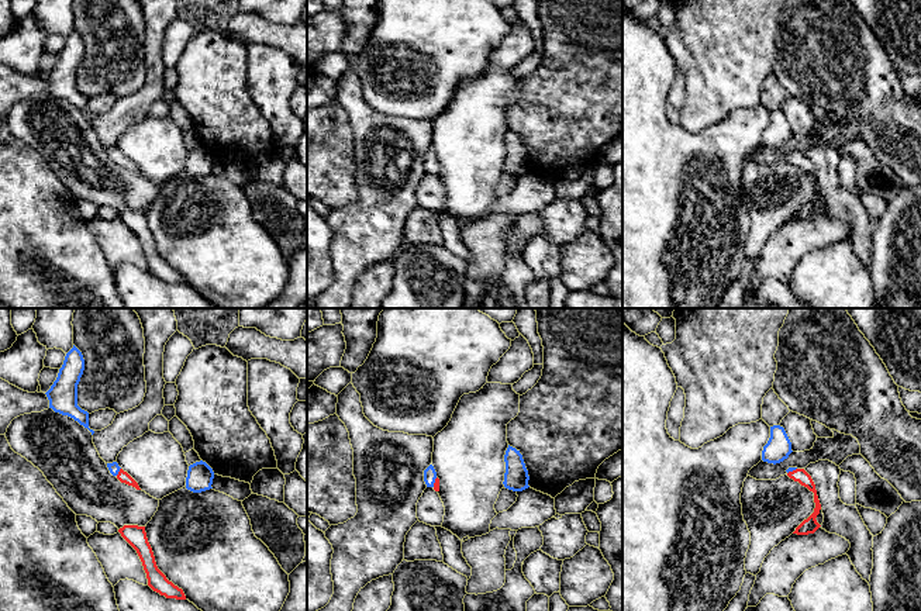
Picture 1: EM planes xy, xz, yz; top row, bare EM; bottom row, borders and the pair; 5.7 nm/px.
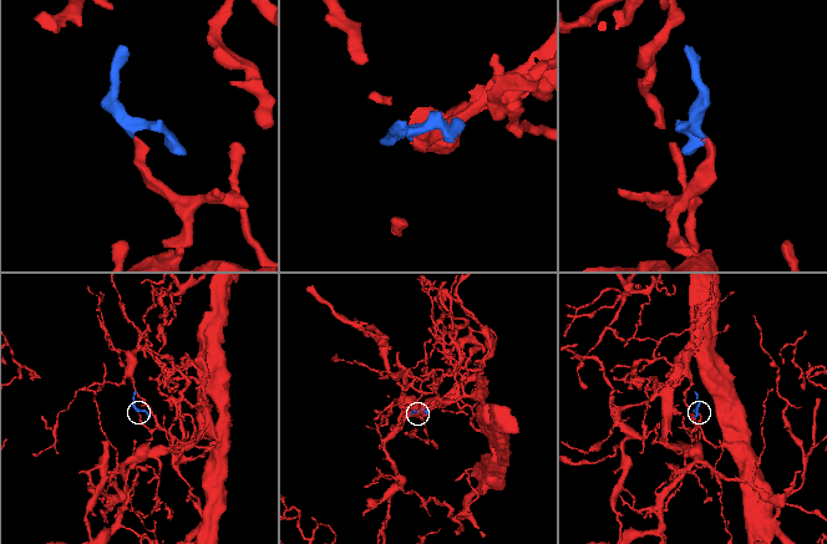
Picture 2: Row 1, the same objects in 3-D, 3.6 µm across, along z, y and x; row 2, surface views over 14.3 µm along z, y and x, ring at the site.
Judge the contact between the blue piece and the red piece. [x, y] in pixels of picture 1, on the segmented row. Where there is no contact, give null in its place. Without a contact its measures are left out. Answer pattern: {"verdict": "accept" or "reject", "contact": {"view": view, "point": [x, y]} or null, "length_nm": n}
{"verdict": "accept", "contact": {"view": "xy", "point": [118, 470]}, "length_nm": 50}

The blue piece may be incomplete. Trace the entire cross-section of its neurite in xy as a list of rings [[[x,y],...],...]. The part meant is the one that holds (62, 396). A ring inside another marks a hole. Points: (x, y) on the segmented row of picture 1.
[[[73,345],[73,348],[65,356],[56,380],[45,394],[49,400],[49,408],[52,408],[55,412],[73,418],[93,435],[94,431],[89,428],[89,412],[77,405],[77,384],[83,370],[83,355]]]

